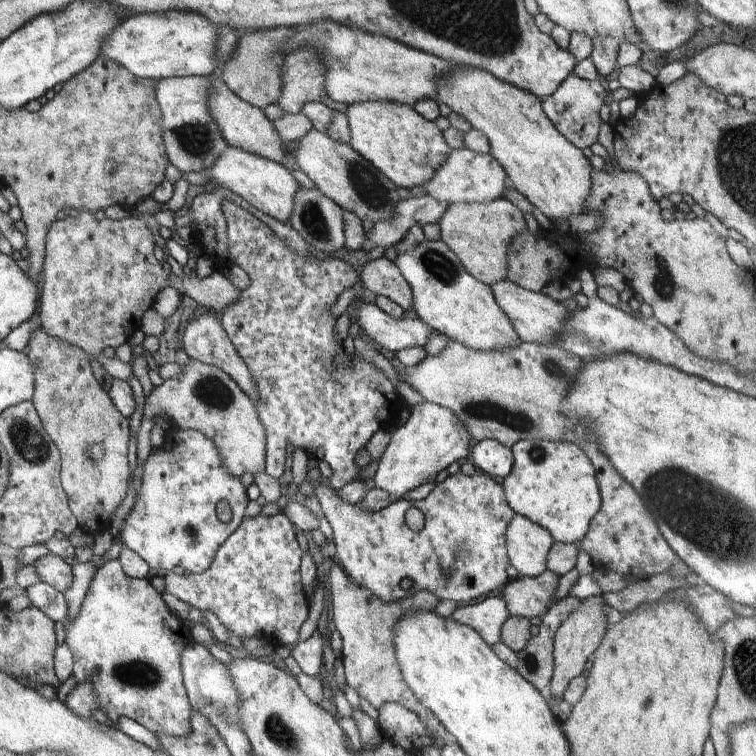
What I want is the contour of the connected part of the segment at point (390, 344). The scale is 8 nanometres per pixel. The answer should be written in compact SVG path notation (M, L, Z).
M361 303L353 324L366 339L374 340L392 352L410 346L423 347L431 328L420 318L397 319L386 314L376 303Z

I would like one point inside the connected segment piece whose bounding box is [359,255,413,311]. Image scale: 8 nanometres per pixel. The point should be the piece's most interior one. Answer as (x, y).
(381, 276)

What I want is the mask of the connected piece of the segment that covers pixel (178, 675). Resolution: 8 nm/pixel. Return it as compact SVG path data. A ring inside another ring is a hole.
M118 557L106 561L96 572L91 580L88 592L84 597L80 612L74 622L70 622L67 618L63 624L65 630L65 643L70 647L73 654L74 666L73 674L76 677L77 684L86 681L92 681L93 689L97 694L97 699L102 703L103 710L107 714L108 718L113 721L113 724L118 724L118 718L120 716L127 716L136 720L138 724L142 724L144 728L148 728L150 732L155 734L164 734L181 739L190 734L191 731L191 704L187 695L183 683L183 672L181 667L181 654L185 647L184 634L182 634L182 624L180 618L174 615L170 611L169 607L162 599L162 594L158 593L154 587L150 578L133 579L127 574L124 574L121 564L118 562Z

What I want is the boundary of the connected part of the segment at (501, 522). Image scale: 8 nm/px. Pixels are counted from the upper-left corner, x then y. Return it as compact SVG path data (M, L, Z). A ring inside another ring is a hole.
M477 470L473 476L467 476L458 472L454 475L449 475L443 482L435 483L435 488L424 499L417 501L400 499L395 503L390 504L390 506L374 512L364 510L360 505L346 502L341 496L338 496L335 489L332 487L325 487L320 484L316 475L316 473L311 473L305 480L309 480L312 484L317 501L322 507L326 520L328 520L330 526L332 527L334 533L333 542L336 546L336 552L341 568L347 572L348 576L352 576L354 582L361 587L371 590L376 596L378 596L378 598L380 598L381 601L392 602L402 600L416 594L417 592L429 590L434 596L437 596L440 601L451 600L454 602L468 602L468 600L476 600L476 598L480 598L480 596L484 596L484 594L490 594L490 592L494 592L494 590L500 590L500 588L504 588L508 582L510 582L510 579L506 574L506 568L510 565L510 561L507 555L505 532L512 520L512 517L515 515L515 512L506 502L503 486L500 485L500 483L496 483L493 477L489 474L483 473L480 470ZM412 506L414 508L418 508L418 510L424 514L425 518L424 527L422 530L417 532L412 531L406 525L406 521L404 520L406 510L412 508ZM404 578L408 578L408 580L412 582L412 585L407 590L404 590L404 588L400 585L400 582L402 582Z

